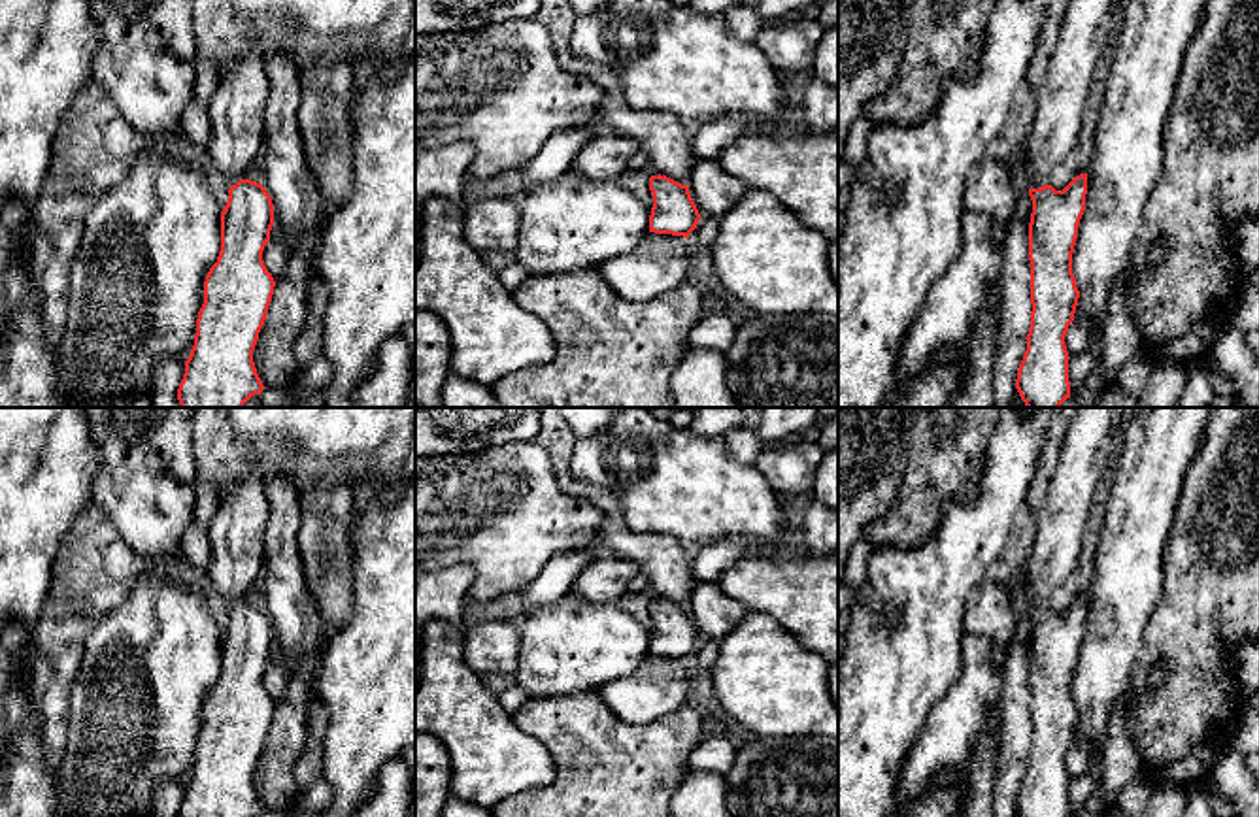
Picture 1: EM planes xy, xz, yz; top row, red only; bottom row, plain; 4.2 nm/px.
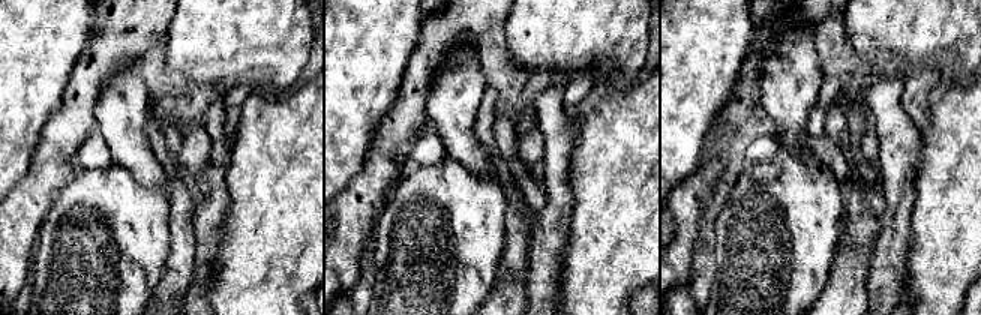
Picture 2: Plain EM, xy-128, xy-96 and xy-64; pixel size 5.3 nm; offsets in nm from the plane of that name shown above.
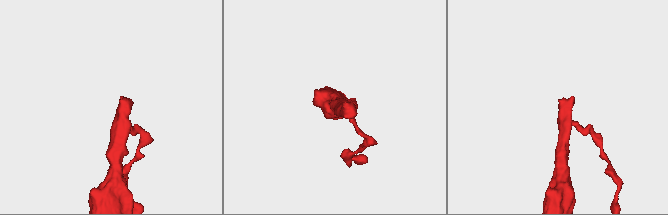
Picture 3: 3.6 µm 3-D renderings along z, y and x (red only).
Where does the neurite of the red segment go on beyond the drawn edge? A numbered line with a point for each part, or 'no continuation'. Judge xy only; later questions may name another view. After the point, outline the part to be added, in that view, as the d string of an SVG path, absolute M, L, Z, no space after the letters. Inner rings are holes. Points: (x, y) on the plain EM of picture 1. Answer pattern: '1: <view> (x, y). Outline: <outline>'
1: xy (235, 534). Outline: M251 455L247 460L247 474L219 500L206 528L211 547L208 579L230 608L245 602L245 594L251 585L259 583L264 564L262 534L270 506L259 455Z

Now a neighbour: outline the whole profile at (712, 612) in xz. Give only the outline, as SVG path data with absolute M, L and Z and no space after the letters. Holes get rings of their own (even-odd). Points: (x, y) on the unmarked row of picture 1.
M697 581L687 609L700 642L723 638L749 613L746 606L729 598L717 581Z

